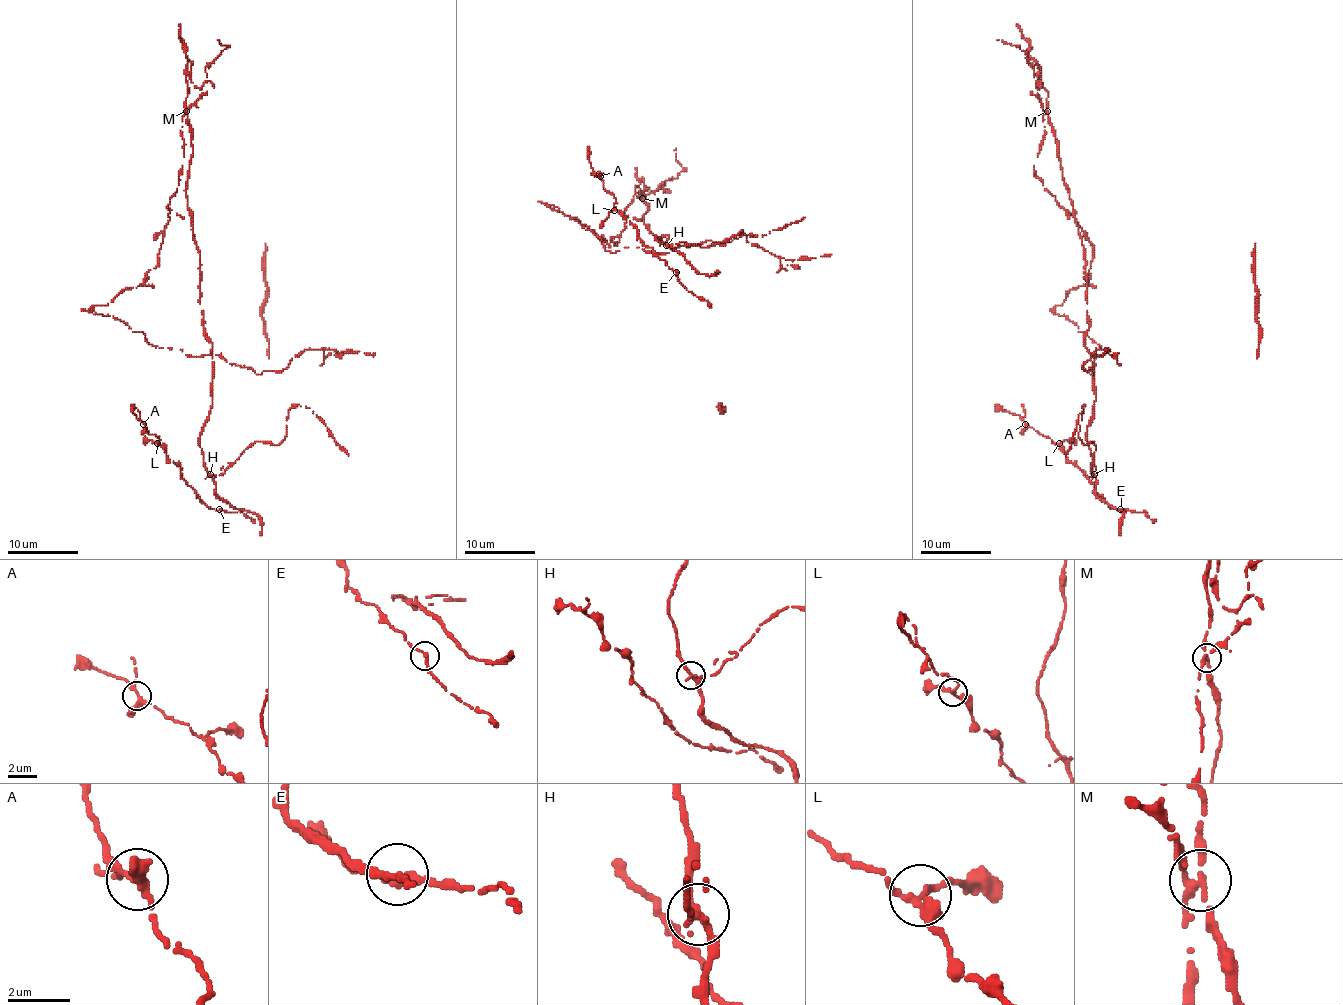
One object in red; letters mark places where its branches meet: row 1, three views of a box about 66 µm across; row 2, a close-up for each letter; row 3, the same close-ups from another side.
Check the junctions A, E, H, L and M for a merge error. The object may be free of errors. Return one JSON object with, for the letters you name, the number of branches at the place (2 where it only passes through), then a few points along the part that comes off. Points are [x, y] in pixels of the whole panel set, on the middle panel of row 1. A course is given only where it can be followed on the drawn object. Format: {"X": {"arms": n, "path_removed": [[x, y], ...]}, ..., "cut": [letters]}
{"M": {"arms": 4, "path_removed": [[642, 198], [637, 185], [617, 244], [550, 207], [610, 253], [660, 254], [743, 235], [785, 260], [831, 254]]}, "cut": ["M"]}

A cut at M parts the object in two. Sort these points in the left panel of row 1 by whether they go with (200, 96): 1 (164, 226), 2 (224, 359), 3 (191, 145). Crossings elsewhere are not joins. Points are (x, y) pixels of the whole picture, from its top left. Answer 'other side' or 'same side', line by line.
1: same side
2: same side
3: other side

